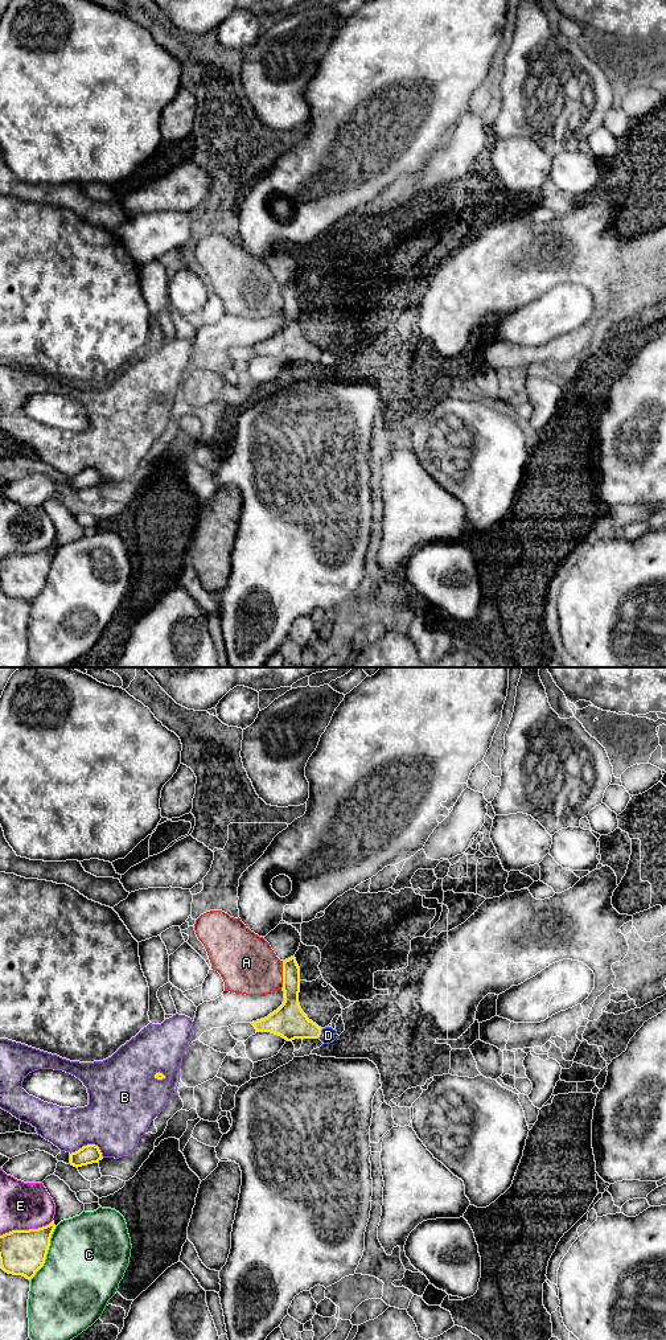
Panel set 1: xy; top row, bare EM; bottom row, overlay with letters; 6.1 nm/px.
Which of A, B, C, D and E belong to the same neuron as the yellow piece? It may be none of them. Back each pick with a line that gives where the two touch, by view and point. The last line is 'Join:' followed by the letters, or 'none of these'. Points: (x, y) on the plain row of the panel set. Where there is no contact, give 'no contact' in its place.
Join: none of these

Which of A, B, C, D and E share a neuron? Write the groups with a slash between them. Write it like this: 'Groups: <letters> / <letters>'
Groups: A / B / C / D / E

